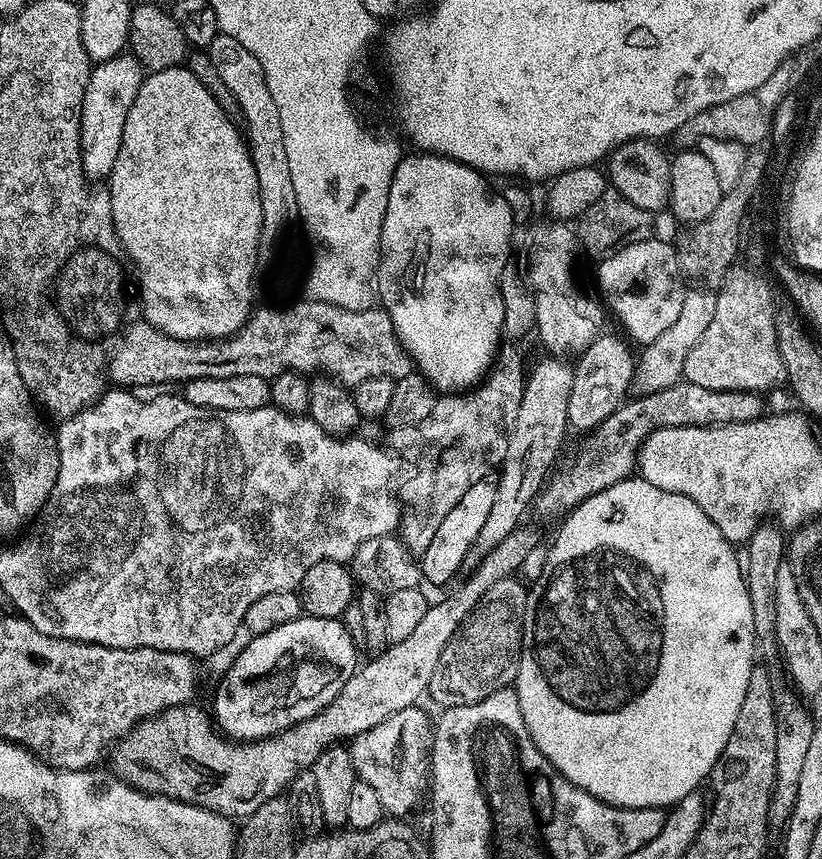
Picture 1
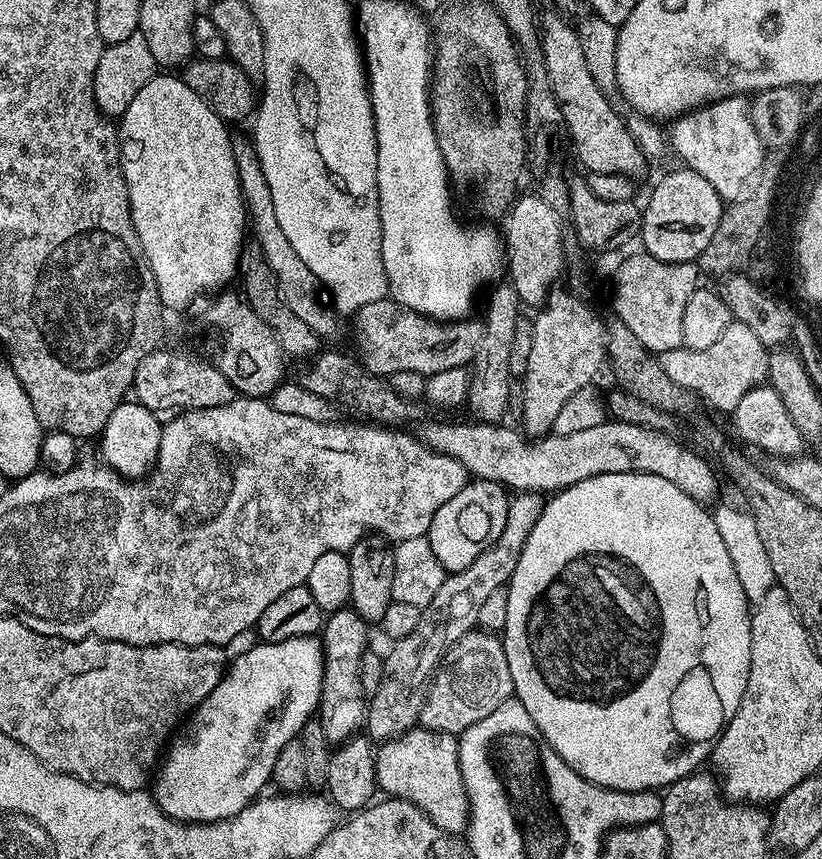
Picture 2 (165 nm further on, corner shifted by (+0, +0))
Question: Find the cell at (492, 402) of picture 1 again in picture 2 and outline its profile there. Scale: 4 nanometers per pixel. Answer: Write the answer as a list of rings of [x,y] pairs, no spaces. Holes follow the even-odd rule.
[[[497,283],[492,290],[488,296],[488,313],[482,316],[482,346],[478,346],[478,354],[470,365],[472,377],[466,401],[466,408],[469,408],[476,415],[473,417],[480,422],[500,422],[505,419],[503,416],[508,408],[508,395],[511,394],[514,384],[508,369],[510,346],[514,342],[514,330],[522,319],[522,305],[511,283]]]

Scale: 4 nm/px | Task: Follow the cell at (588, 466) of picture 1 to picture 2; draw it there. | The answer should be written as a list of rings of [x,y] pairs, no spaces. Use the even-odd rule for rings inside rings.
[[[522,492],[513,495],[508,501],[506,526],[498,534],[498,542],[492,544],[466,570],[447,573],[434,598],[425,606],[418,618],[418,626],[406,634],[406,638],[395,641],[389,652],[383,653],[382,682],[378,694],[368,700],[366,732],[373,741],[383,742],[398,738],[404,732],[420,724],[420,711],[424,705],[426,689],[444,656],[460,639],[477,627],[481,607],[490,594],[504,588],[518,564],[522,546],[534,522],[546,503],[539,492]]]

